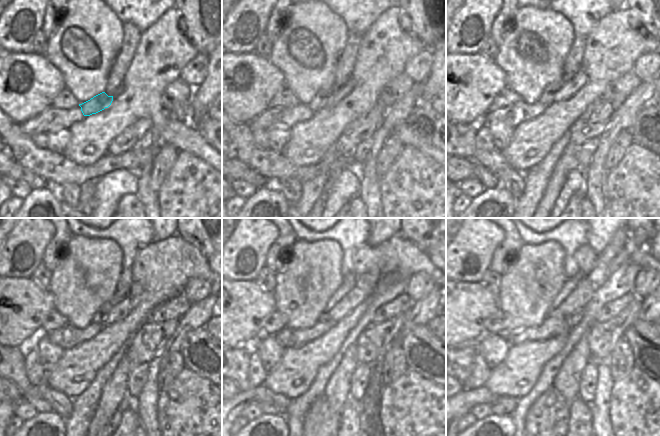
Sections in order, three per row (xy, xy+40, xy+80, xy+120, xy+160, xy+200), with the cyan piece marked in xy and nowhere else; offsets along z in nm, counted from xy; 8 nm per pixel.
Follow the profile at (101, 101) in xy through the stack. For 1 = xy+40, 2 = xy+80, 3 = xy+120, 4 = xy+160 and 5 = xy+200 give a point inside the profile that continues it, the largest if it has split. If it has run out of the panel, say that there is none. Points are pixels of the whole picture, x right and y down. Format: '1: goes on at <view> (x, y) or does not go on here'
1: goes on at xy+40 (326, 98)
2: goes on at xy+80 (561, 91)
3: goes on at xy+120 (118, 307)
4: goes on at xy+160 (354, 289)
5: goes on at xy+200 (577, 291)

